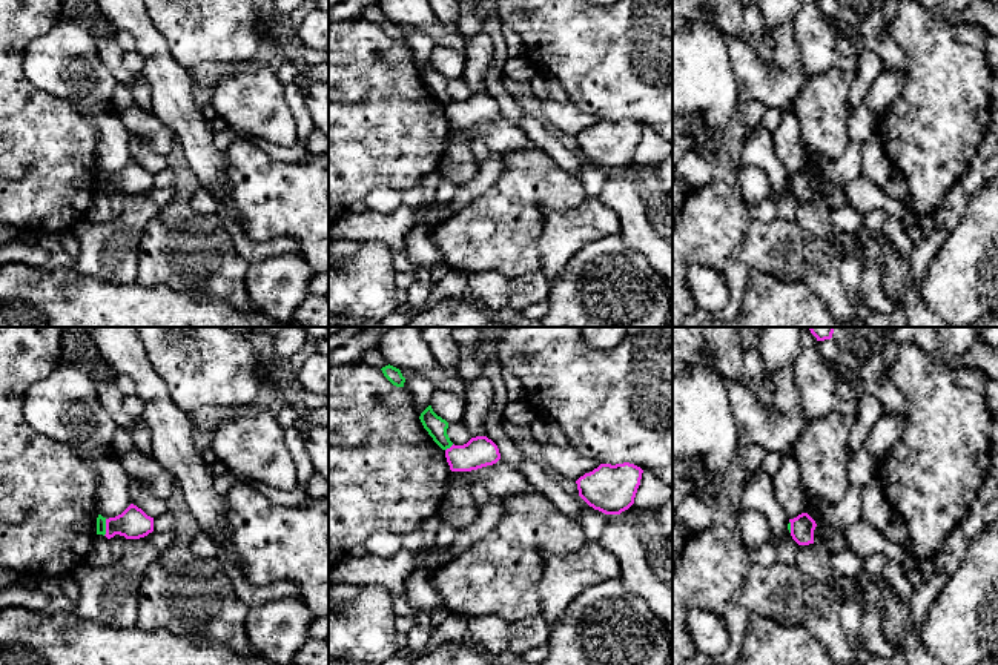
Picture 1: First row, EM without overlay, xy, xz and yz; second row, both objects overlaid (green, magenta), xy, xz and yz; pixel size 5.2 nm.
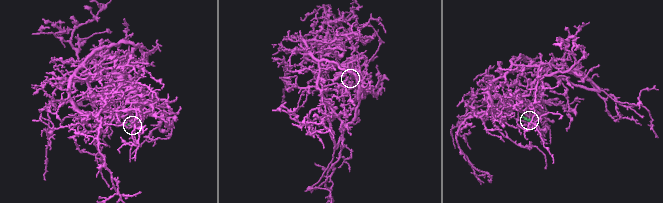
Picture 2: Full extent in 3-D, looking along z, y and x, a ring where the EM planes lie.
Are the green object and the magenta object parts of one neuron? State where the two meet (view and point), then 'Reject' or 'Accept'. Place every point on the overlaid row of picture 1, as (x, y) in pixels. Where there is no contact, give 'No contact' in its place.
Touches green at xy (105, 527). Reject

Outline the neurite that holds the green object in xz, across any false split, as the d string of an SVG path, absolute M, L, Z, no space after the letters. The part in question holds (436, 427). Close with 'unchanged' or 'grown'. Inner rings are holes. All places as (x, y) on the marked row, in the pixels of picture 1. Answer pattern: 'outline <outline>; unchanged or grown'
outline M428 405L419 416L424 428L433 438L433 441L442 448L447 450L453 445L447 435L448 422L438 416L431 405Z; unchanged

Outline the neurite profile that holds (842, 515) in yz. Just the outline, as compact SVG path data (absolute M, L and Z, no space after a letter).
M851 487L844 498L831 507L812 507L809 516L817 525L844 530L861 519L861 498L864 487Z

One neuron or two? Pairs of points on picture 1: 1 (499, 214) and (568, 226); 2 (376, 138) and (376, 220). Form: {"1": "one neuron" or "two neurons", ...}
{"1": "two neurons", "2": "two neurons"}

